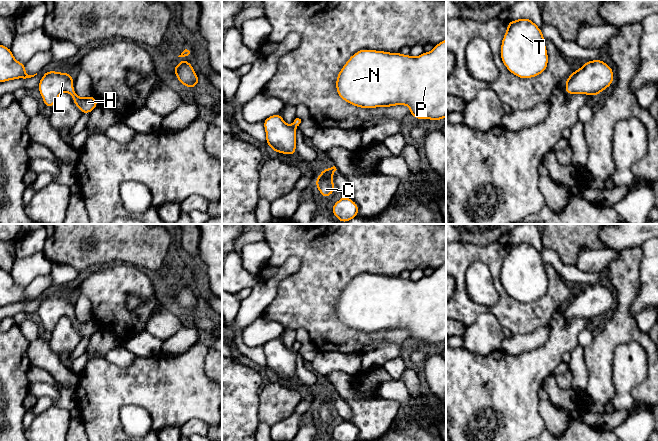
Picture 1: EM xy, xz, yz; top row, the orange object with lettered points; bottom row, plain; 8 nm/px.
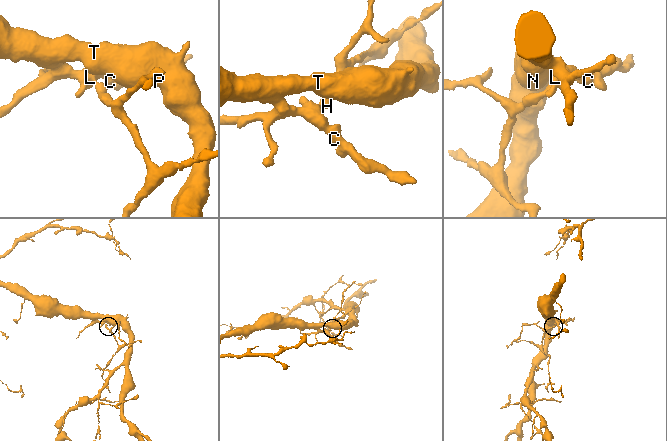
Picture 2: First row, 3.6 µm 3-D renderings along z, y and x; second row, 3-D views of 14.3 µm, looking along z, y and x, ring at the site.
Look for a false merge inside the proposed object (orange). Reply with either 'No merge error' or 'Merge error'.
No merge error

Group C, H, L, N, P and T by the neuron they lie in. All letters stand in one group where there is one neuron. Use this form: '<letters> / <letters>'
C H L N P T

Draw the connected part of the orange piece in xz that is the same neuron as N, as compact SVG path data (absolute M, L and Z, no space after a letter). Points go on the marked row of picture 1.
M446 39L430 52L418 57L362 49L353 54L336 79L341 99L355 107L370 109L406 105L417 120L442 120L446 117Z

